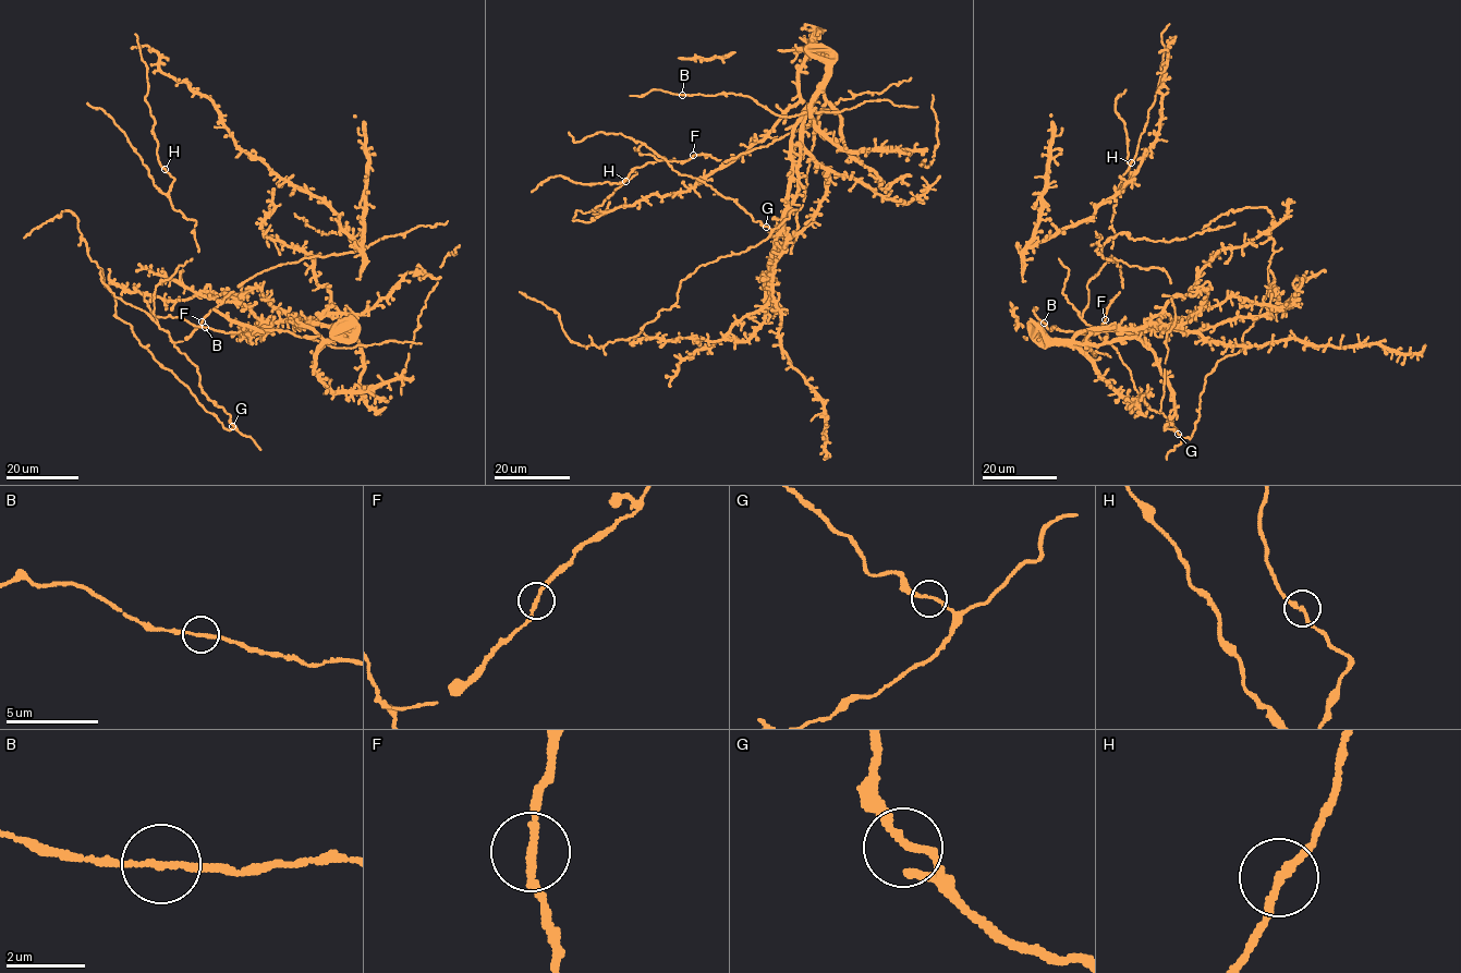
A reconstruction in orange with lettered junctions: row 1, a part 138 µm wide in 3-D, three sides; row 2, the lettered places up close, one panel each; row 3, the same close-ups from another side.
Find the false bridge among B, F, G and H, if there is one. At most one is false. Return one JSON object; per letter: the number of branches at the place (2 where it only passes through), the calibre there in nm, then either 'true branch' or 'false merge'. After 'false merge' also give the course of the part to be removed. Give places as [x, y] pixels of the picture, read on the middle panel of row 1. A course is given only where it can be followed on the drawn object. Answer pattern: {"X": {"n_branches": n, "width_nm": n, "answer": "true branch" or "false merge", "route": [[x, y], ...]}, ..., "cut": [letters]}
{"B": {"n_branches": 2, "width_nm": 160, "answer": "true branch"}, "F": {"n_branches": 2, "width_nm": 160, "answer": "true branch"}, "G": {"n_branches": 2, "width_nm": 160, "answer": "true branch"}, "H": {"n_branches": 2, "width_nm": 170, "answer": "true branch"}, "cut": []}

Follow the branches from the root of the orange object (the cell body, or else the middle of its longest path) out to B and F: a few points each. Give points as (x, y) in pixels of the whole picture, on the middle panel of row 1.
B: (766, 226), (628, 340), (719, 341), (769, 300), (792, 126), (816, 108), (682, 94)
F: (766, 226), (754, 222), (733, 199), (725, 198), (697, 179), (681, 175), (668, 163), (689, 160), (693, 155)

